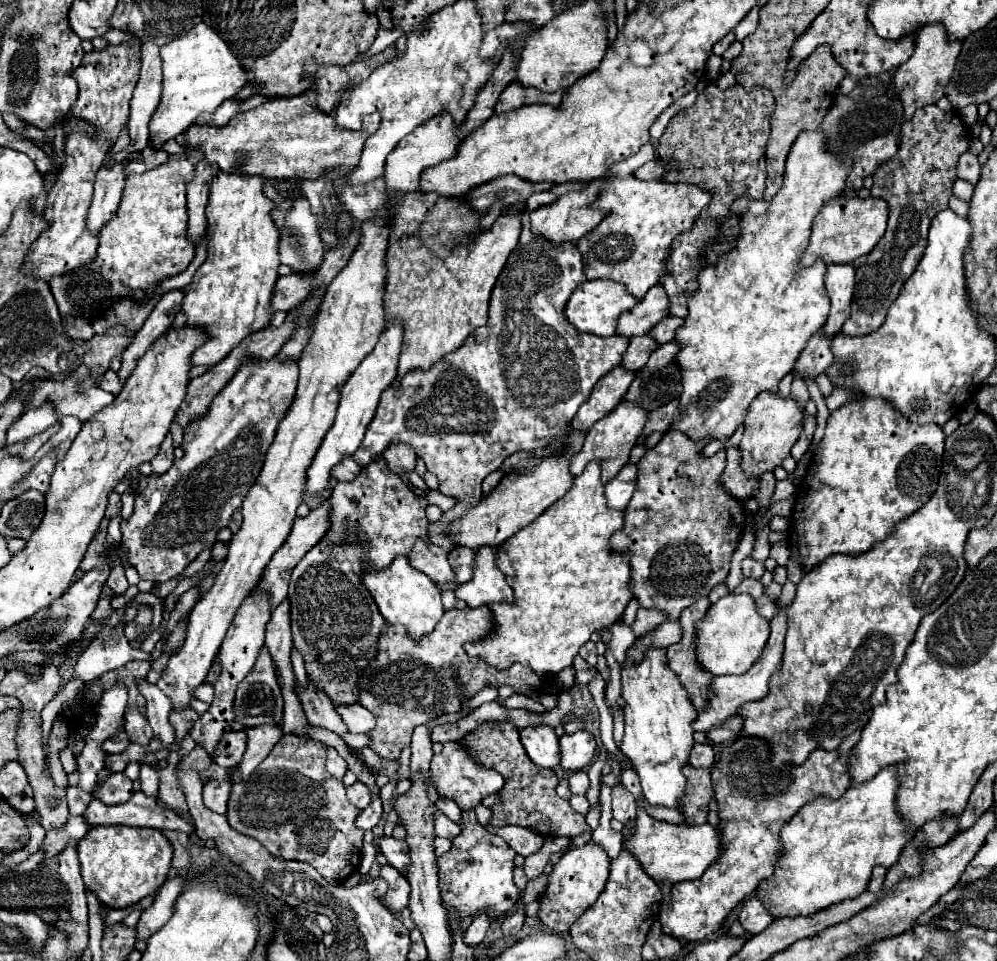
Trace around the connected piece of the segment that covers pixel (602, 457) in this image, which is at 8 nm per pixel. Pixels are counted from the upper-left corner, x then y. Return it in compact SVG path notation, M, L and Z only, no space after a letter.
M619 403L615 407L615 411L611 411L611 415L603 417L599 423L595 423L589 429L583 449L579 451L579 455L571 457L571 475L573 477L581 475L589 461L597 461L601 465L601 481L609 483L627 465L629 451L635 447L637 437L641 435L645 421L647 421L647 413L641 407L637 407L633 403Z

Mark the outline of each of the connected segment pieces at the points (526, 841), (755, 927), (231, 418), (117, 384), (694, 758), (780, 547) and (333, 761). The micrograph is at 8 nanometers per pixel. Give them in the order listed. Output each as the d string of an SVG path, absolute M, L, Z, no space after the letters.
M506 825L499 828L487 826L487 829L490 833L503 838L513 848L513 851L517 851L523 857L537 853L545 841L539 833L517 825Z
M747 899L743 903L743 909L739 913L739 923L749 935L761 933L763 929L767 929L771 925L771 921L773 921L773 917L765 911L765 907L761 907L761 903L757 899Z
M247 359L225 389L211 401L209 411L191 419L183 435L183 457L175 459L171 469L163 475L149 475L147 487L135 493L135 509L129 519L121 521L123 539L115 551L121 561L127 561L137 569L141 579L163 583L177 577L203 549L211 549L219 529L227 527L231 515L241 509L245 493L253 487L263 467L265 453L273 443L279 421L285 417L293 403L297 387L297 363L295 361L251 361Z
M109 369L109 371L105 371L105 373L99 377L99 387L105 389L105 391L109 391L109 393L113 393L113 395L117 395L117 393L121 391L123 383L119 381L117 373L115 373L113 369Z
M695 743L693 751L689 753L689 763L697 769L711 769L713 765L713 749L709 743Z
M787 543L771 545L771 557L777 561L777 565L785 567L787 561L789 561L789 547L787 547Z
M329 747L329 753L327 753L327 771L329 771L335 779L343 779L345 771L347 771L345 759L343 759L335 749L331 749L331 747Z

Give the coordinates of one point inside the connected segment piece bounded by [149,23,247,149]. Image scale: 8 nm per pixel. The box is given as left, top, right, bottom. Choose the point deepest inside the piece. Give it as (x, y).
(199, 73)

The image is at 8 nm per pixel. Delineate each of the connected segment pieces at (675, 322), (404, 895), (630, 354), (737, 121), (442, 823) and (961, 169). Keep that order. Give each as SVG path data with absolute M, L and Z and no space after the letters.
M667 317L667 319L661 319L661 321L653 327L653 331L649 331L649 335L651 335L651 337L655 337L659 345L663 345L663 343L673 341L675 331L677 331L677 327L681 327L681 325L683 325L683 319Z
M391 865L381 867L381 877L389 883L389 891L383 895L383 901L393 913L399 913L401 909L407 907L411 887L409 887L405 875L399 875L399 871L393 869Z
M643 335L643 337L635 337L631 339L625 355L623 355L623 361L621 361L621 367L625 367L627 371L639 371L645 367L651 351L655 351L655 347L659 347L649 335Z
M709 83L705 91L697 95L697 101L689 109L681 109L671 117L665 133L659 139L657 157L663 163L663 181L687 181L713 195L733 195L733 201L741 195L762 199L765 191L765 145L769 139L769 117L773 111L773 97L767 89L755 87L751 93L735 85L721 91L715 83Z
M441 811L435 813L435 835L445 839L455 839L461 833L461 827L453 821L449 821Z
M963 153L959 159L959 167L957 167L957 177L963 181L969 181L971 185L975 185L979 181L979 173L981 173L981 165L977 163L977 157L973 153Z

